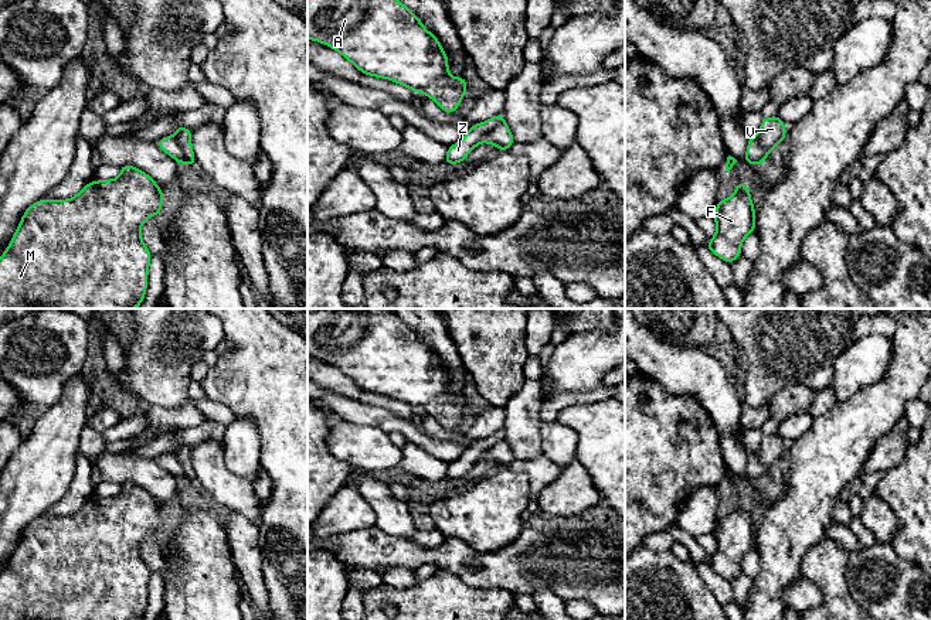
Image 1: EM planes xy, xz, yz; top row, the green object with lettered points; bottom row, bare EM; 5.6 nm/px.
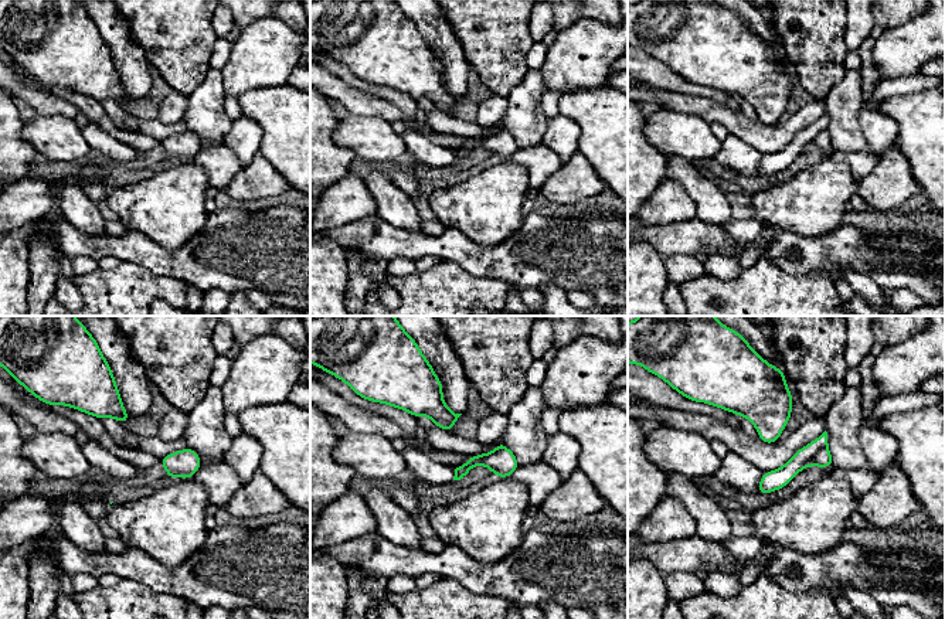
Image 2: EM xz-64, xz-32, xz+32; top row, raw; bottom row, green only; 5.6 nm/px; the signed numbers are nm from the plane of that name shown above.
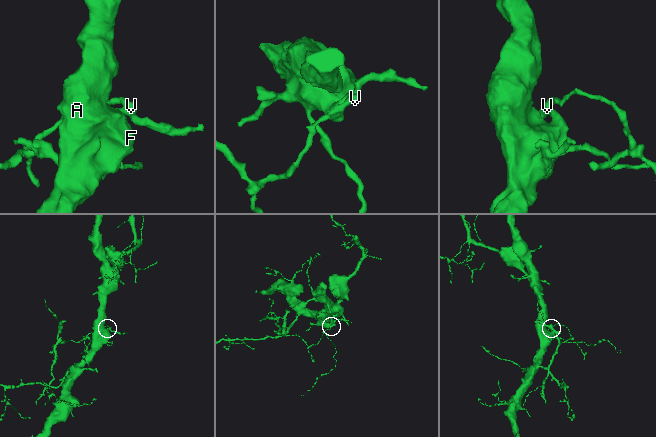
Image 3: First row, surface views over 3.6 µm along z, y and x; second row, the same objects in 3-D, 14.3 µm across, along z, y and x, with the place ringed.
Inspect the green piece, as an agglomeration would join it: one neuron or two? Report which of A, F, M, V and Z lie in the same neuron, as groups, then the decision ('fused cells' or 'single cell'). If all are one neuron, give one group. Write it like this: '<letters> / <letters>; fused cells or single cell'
A F M Z / V; fused cells

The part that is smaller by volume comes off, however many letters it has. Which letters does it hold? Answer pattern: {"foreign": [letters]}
{"foreign": ["V"]}

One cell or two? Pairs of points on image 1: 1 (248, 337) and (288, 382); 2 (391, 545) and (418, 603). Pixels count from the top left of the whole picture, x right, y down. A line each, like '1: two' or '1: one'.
1: one
2: two

